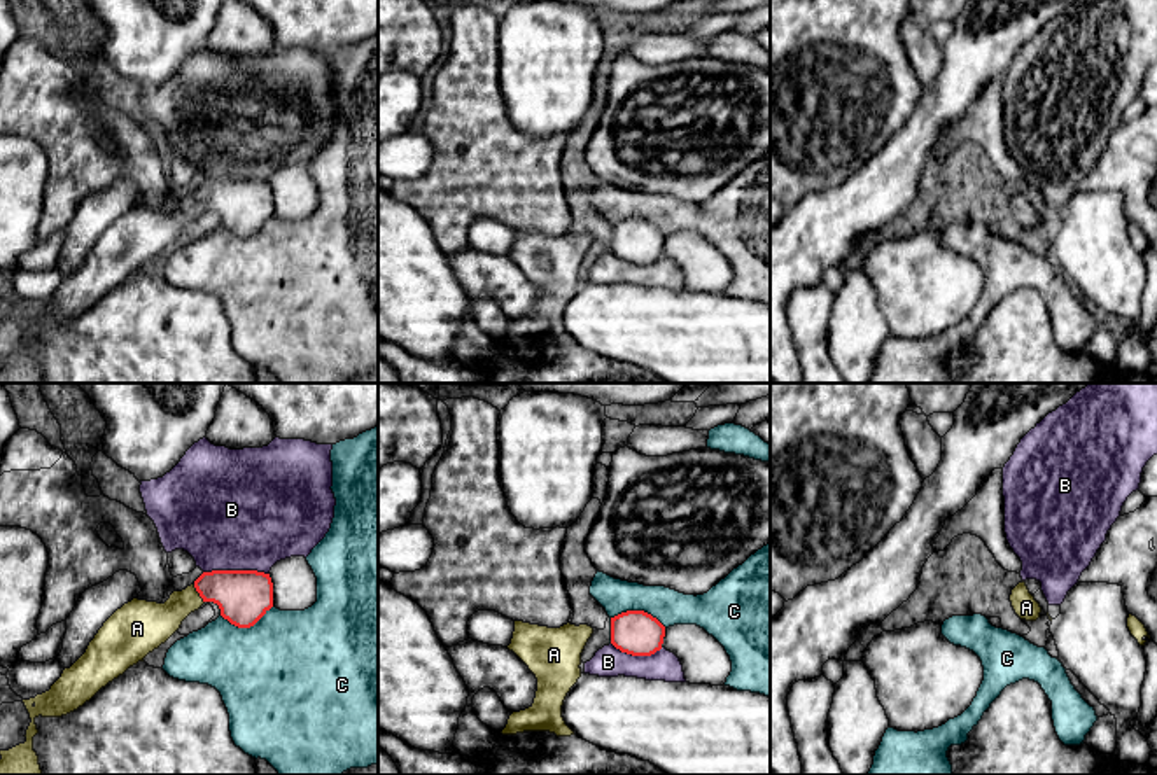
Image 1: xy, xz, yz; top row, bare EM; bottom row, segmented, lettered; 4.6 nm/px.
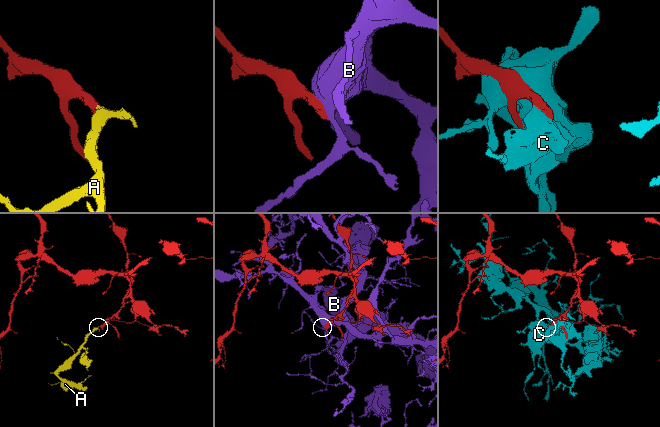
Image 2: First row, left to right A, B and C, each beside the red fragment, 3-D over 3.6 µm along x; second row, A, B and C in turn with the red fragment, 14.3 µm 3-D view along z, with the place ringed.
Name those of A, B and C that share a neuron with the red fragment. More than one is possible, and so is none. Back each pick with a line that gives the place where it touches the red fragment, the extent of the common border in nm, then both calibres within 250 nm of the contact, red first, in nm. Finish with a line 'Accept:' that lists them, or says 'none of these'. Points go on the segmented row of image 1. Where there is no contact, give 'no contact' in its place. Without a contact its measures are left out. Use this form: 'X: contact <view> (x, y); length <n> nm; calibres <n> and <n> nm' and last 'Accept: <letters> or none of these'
A: contact xy (198, 592); length 100 nm; calibres 240 and 190 nm
Accept: A

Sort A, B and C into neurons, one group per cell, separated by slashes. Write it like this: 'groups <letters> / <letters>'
groups A / B / C

